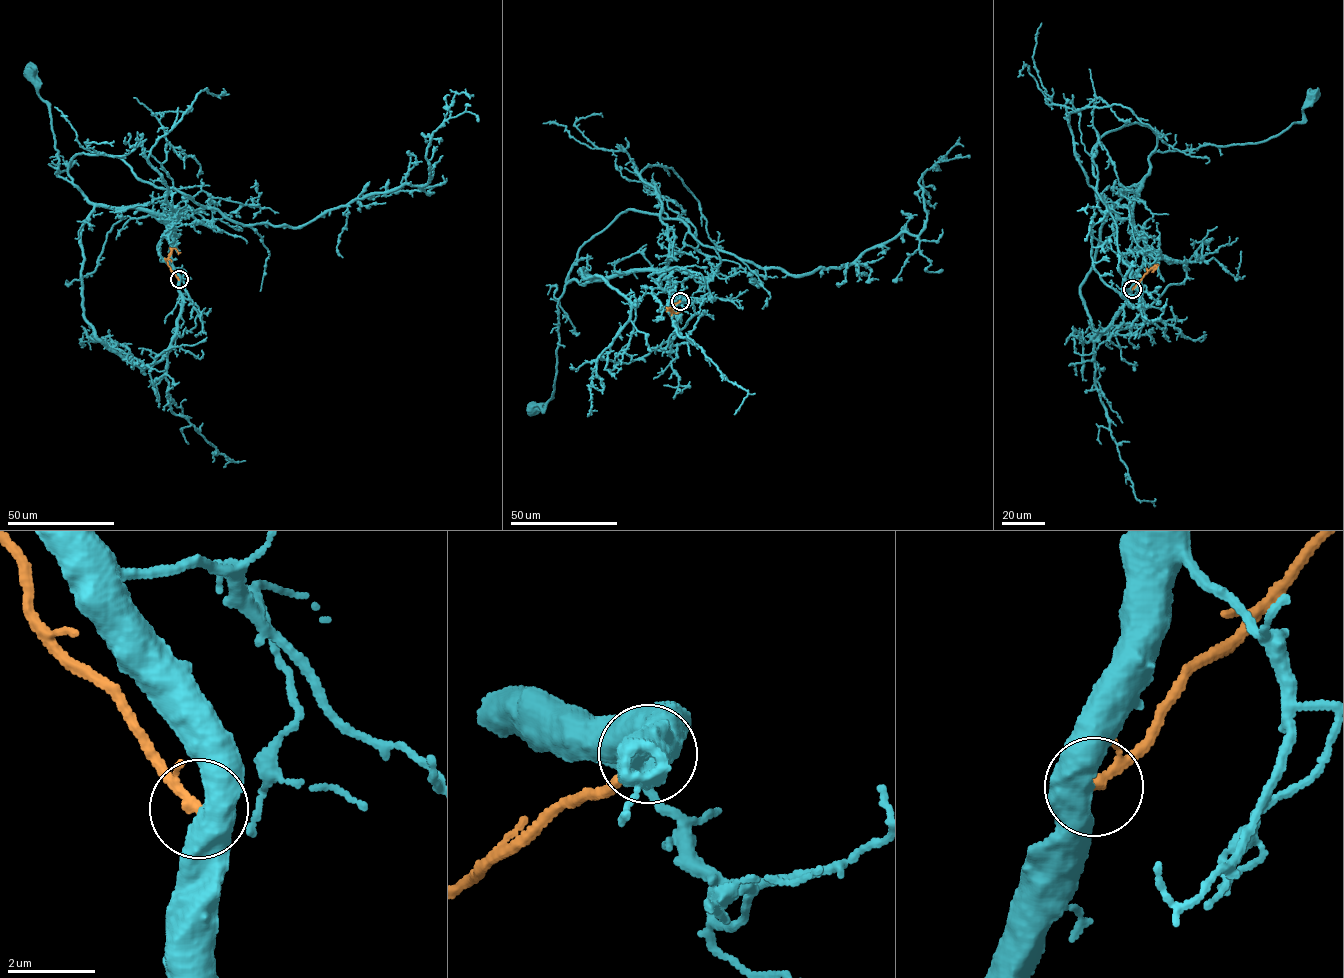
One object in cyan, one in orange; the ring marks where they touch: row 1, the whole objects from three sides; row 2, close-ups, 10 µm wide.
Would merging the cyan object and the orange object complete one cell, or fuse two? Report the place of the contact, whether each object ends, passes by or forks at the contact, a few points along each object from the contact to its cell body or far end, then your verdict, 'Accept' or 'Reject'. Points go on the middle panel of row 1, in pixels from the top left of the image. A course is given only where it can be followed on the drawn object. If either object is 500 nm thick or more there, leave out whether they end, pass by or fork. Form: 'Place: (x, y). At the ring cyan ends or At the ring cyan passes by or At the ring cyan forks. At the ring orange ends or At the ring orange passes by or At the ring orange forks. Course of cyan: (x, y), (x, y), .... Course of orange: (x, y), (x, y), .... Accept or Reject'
Place: (680, 301). Course of cyan: (680, 301), (671, 300), (668, 282), (655, 271), (569, 282), (557, 305), (554, 391), (545, 408), (534, 408). Course of orange: (680, 301), (668, 309), (676, 313), (682, 311). Accept

